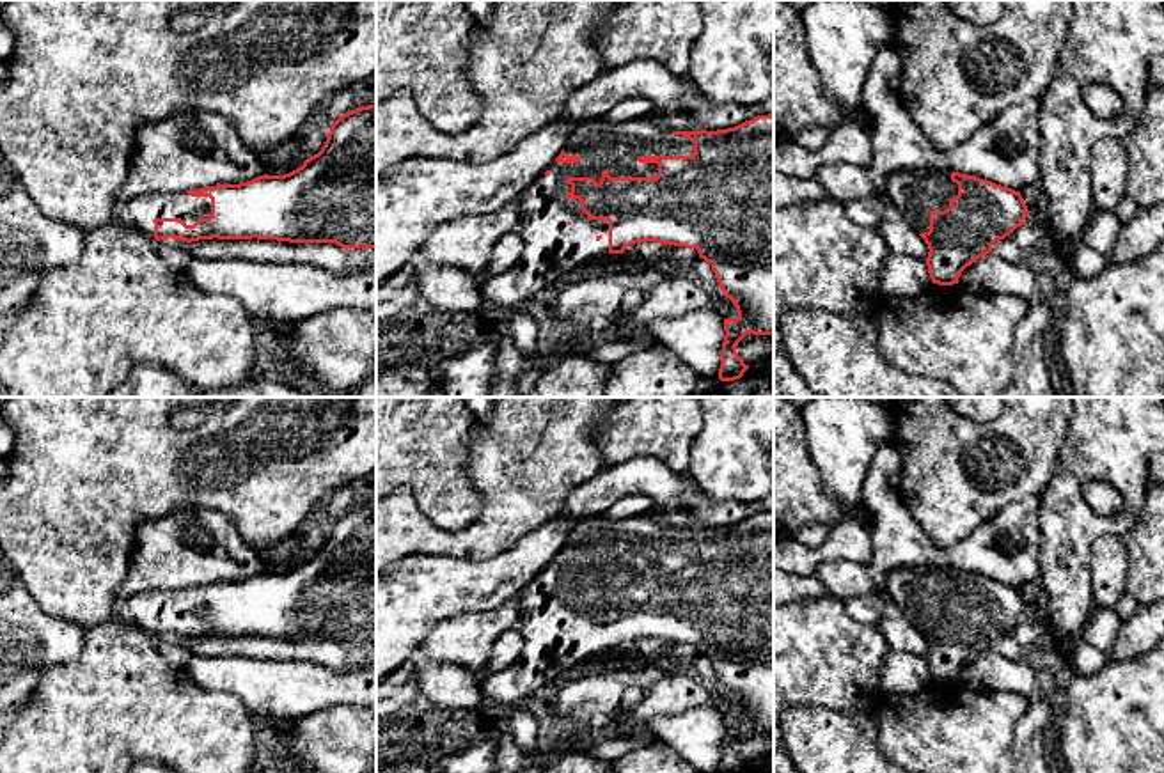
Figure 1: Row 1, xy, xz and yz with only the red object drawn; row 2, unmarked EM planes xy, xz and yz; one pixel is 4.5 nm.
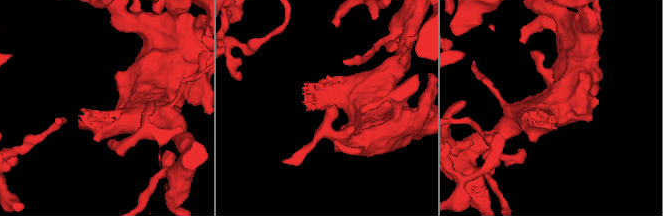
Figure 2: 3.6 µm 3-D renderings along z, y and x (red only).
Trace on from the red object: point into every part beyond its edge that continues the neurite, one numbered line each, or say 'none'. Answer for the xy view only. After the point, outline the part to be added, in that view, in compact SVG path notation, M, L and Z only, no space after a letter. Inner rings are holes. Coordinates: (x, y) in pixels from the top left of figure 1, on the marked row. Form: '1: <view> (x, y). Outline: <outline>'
1: xy (141, 211). Outline: M149 191L117 206L117 222L154 238L156 218L181 218L193 225L211 216L209 197L192 197L186 191Z

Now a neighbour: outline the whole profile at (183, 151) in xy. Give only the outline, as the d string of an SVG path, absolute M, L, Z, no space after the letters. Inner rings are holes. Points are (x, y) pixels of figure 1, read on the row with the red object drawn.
M174 112L135 131L133 168L119 202L149 191L240 184L264 170L232 124L215 112Z

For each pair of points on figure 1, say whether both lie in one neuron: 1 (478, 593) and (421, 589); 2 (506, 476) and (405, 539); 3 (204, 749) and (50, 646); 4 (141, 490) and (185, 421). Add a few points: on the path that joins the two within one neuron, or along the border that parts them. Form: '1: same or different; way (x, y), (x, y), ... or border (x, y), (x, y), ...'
1: same; way (464, 589), (435, 589)
2: same; way (503, 507), (469, 541), (437, 541)
3: different; border (78, 633), (77, 653), (48, 665), (36, 683)
4: different; border (208, 415), (192, 428), (176, 428), (171, 422)

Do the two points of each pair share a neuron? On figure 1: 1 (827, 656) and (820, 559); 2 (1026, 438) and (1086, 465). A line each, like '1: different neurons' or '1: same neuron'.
1: different neurons
2: different neurons

